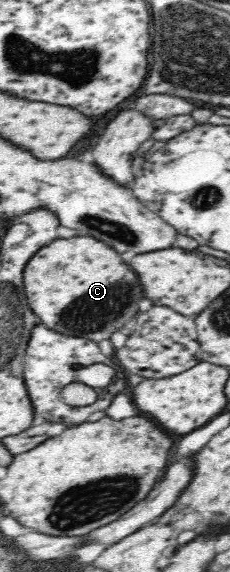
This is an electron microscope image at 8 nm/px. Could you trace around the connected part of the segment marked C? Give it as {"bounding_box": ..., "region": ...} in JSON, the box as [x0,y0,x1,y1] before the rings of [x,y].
{"bounding_box":[23,237,143,343],"region":[[[71,237],[71,239],[55,239],[51,245],[39,249],[35,257],[27,262],[27,269],[23,273],[25,293],[29,307],[33,313],[41,319],[47,327],[65,327],[55,329],[59,333],[85,337],[95,343],[111,339],[113,333],[117,333],[125,327],[125,324],[139,315],[139,301],[143,299],[143,285],[139,279],[135,279],[135,271],[123,261],[123,257],[111,249],[111,245],[105,245],[96,237]]]}

